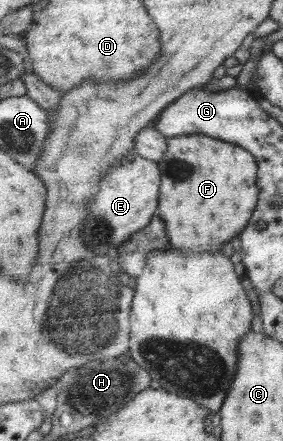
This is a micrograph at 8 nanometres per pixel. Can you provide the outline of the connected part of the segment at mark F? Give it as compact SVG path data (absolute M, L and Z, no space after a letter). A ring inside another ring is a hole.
M205 135L166 137L165 144L165 153L157 163L160 175L157 215L165 225L171 247L195 253L219 249L221 243L245 227L255 208L258 197L255 159L241 147Z

